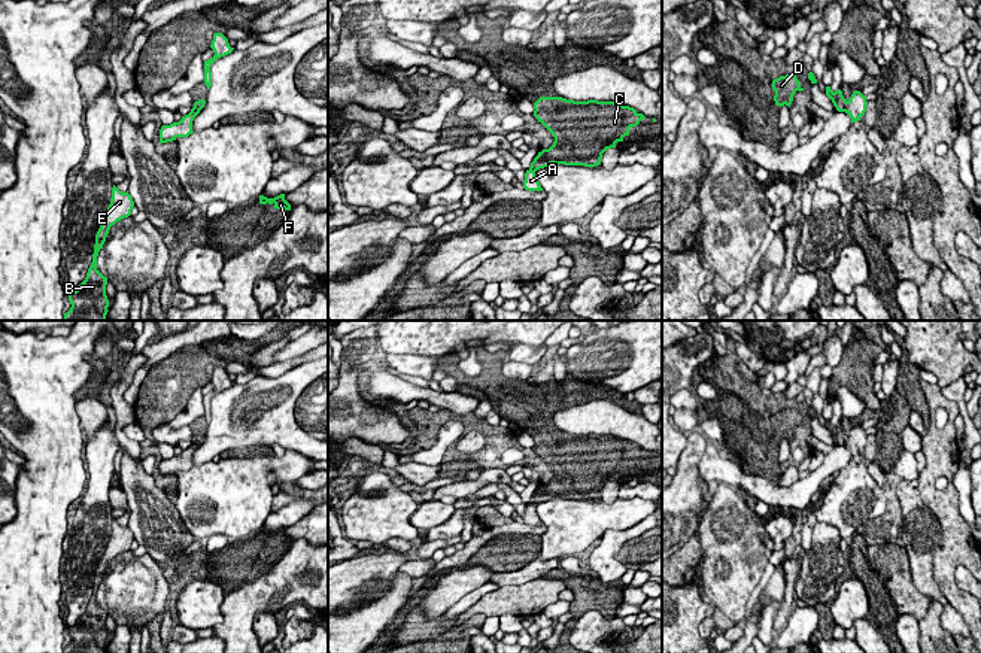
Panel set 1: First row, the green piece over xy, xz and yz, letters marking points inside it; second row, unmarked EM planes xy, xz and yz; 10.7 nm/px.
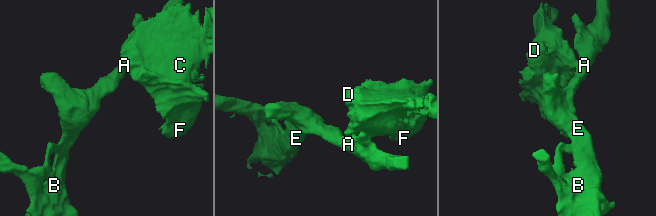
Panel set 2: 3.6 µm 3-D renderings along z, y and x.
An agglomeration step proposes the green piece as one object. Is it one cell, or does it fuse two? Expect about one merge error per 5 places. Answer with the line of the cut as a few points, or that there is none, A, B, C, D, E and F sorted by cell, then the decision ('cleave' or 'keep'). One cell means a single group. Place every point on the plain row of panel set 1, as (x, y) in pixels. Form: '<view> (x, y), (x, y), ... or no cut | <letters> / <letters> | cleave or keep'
yz (849, 436), (844, 445) | A B E / C D F | cleave

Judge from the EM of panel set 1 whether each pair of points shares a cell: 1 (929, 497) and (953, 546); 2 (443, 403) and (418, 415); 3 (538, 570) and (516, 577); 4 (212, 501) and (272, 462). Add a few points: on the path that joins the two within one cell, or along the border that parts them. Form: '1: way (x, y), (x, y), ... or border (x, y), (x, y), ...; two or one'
1: way (941, 509), (953, 525), (953, 534); one
2: border (442, 409), (450, 410), (455, 415); two
3: way (532, 571), (522, 576); one
4: way (227, 498), (257, 470); one

